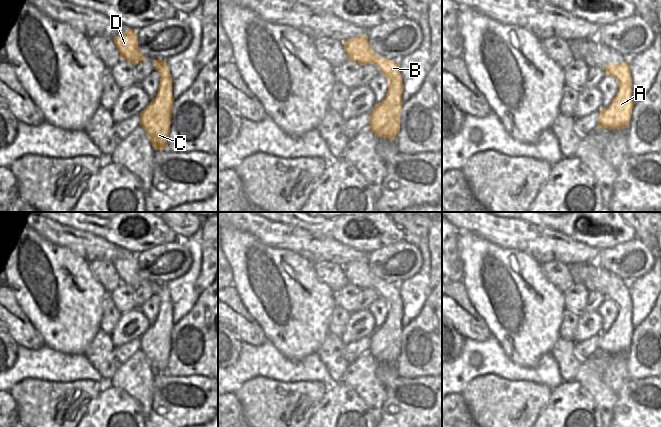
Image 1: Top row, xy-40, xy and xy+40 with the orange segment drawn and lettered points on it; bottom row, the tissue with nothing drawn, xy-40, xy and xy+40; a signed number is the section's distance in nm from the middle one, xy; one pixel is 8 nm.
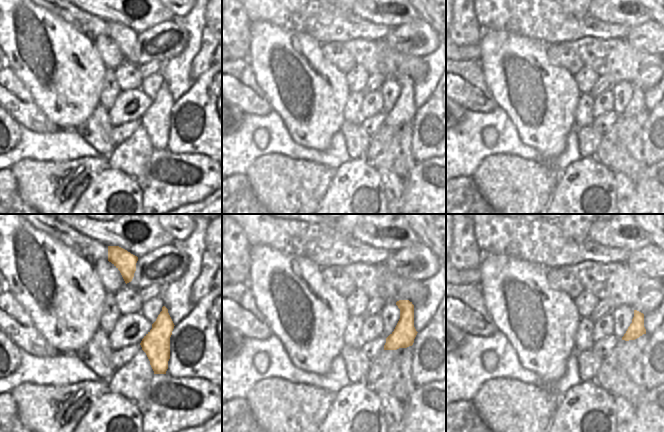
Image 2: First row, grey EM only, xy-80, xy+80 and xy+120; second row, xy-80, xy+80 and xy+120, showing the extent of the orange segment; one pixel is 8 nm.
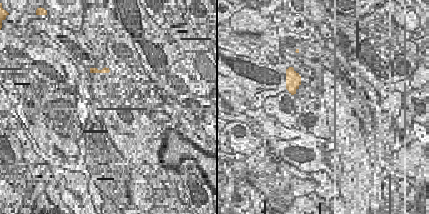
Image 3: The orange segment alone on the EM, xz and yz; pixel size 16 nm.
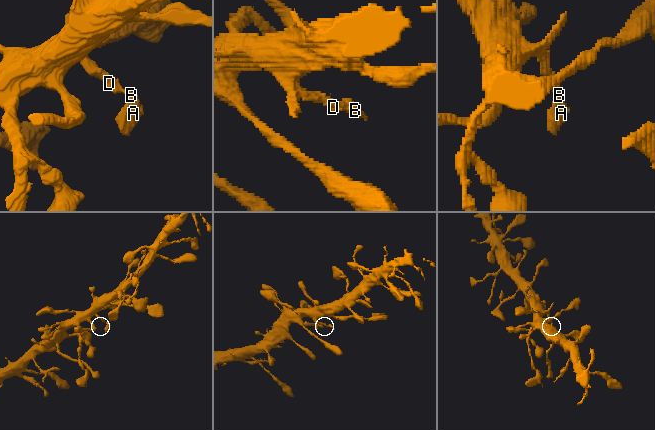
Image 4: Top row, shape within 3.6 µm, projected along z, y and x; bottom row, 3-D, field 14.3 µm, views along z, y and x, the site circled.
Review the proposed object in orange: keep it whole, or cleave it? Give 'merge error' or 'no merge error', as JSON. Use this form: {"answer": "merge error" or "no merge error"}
{"answer": "no merge error"}

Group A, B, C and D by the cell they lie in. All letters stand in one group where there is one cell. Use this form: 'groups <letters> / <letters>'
groups A B C D

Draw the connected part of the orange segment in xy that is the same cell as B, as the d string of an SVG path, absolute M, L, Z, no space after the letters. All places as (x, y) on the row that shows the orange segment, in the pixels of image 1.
M367 35L357 36L343 42L348 60L365 64L377 64L388 81L386 97L376 104L370 113L369 129L381 138L394 140L400 131L400 113L404 103L404 85L400 73L400 62L393 62L375 54L368 43Z

